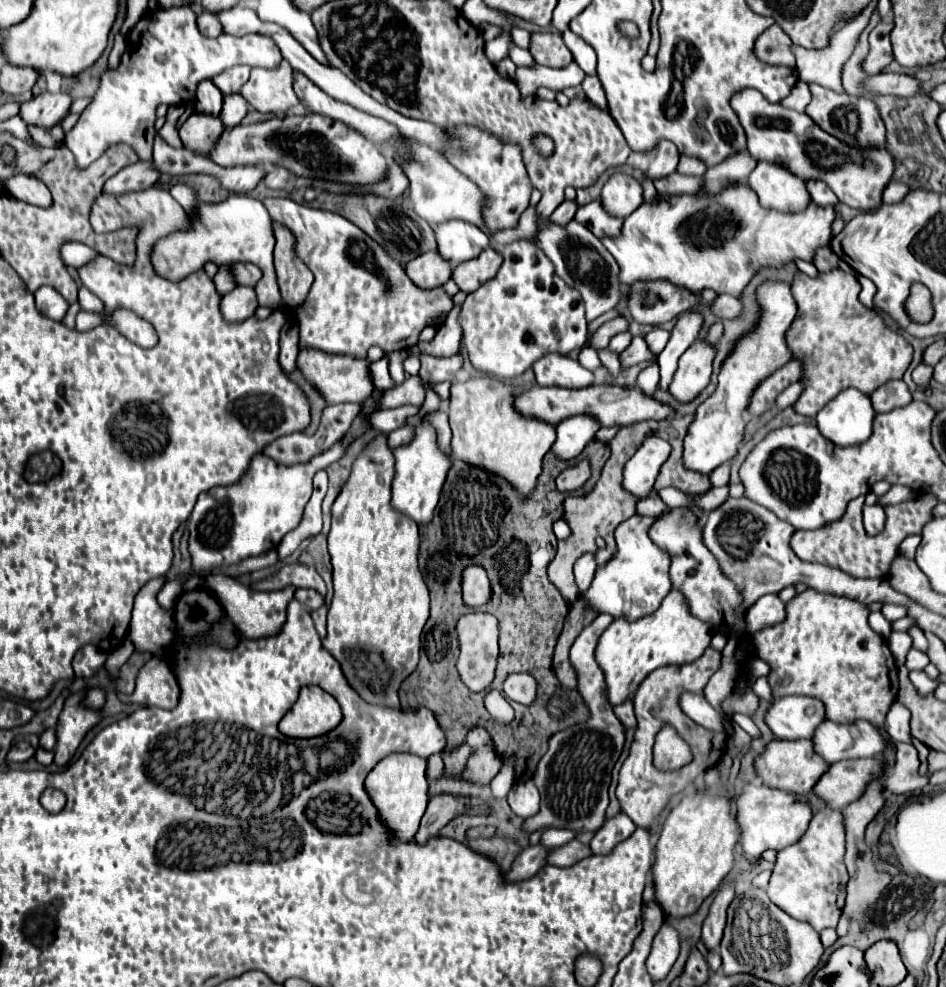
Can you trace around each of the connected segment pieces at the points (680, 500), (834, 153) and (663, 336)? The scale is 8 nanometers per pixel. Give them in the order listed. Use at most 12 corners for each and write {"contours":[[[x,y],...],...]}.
{"contours":[[[661,489],[659,497],[669,507],[683,507],[689,503],[685,493],[677,489]],[[745,89],[731,99],[757,161],[881,207],[895,159],[851,147],[807,113]],[[657,327],[645,335],[657,355],[669,341],[669,331]]]}

